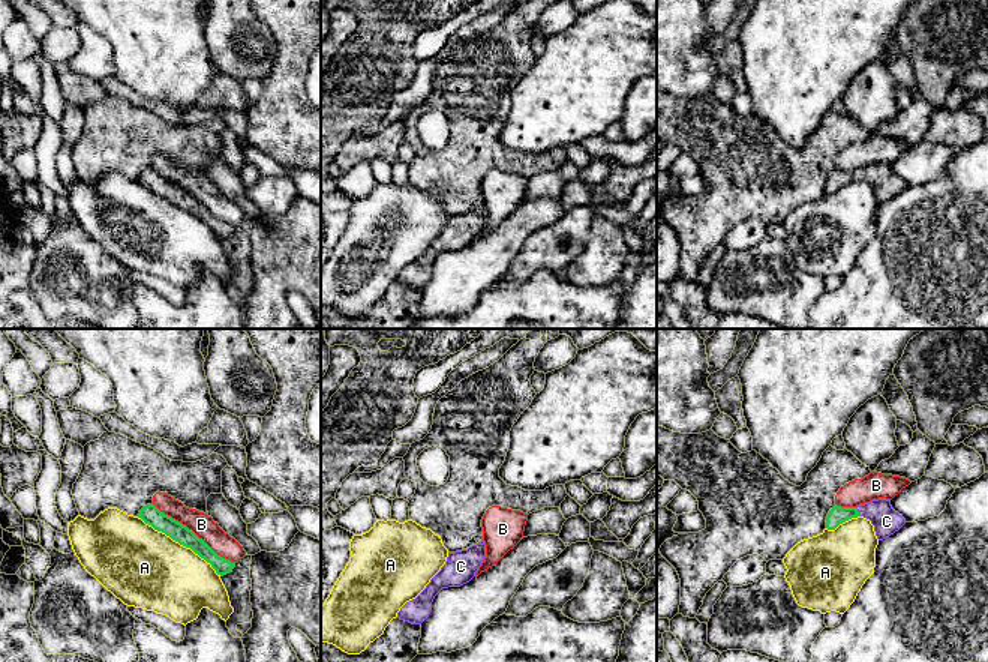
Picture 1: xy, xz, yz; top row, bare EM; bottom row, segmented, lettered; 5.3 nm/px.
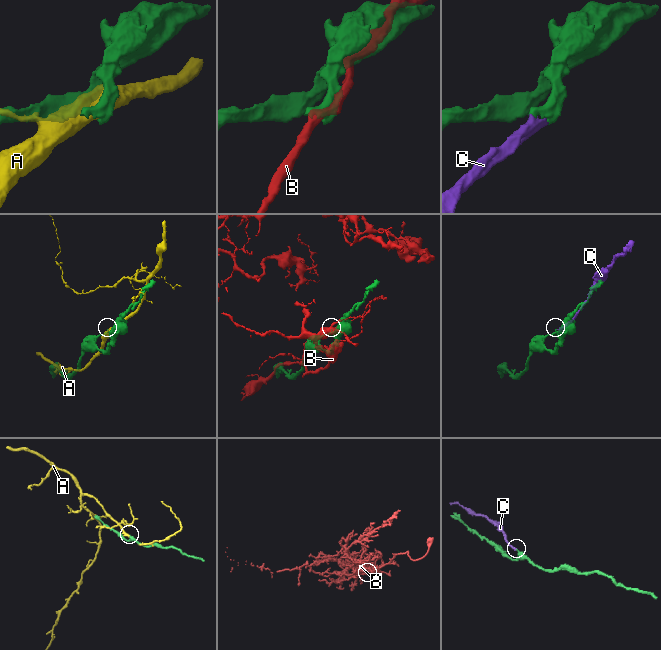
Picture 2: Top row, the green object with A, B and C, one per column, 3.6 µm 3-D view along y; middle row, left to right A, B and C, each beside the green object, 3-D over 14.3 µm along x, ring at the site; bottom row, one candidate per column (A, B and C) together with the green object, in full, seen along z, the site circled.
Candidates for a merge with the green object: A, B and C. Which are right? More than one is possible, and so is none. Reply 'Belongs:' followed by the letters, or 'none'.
Belongs: C

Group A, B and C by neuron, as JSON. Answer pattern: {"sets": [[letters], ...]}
{"sets": [["A"], ["B"], ["C"]]}

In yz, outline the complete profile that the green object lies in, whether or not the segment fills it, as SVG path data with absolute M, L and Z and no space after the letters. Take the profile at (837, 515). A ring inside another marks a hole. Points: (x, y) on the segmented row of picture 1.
M879 498L856 507L835 504L826 516L826 528L835 530L840 524L858 516L871 521L879 540L889 537L906 524L906 519L892 509L891 500Z

